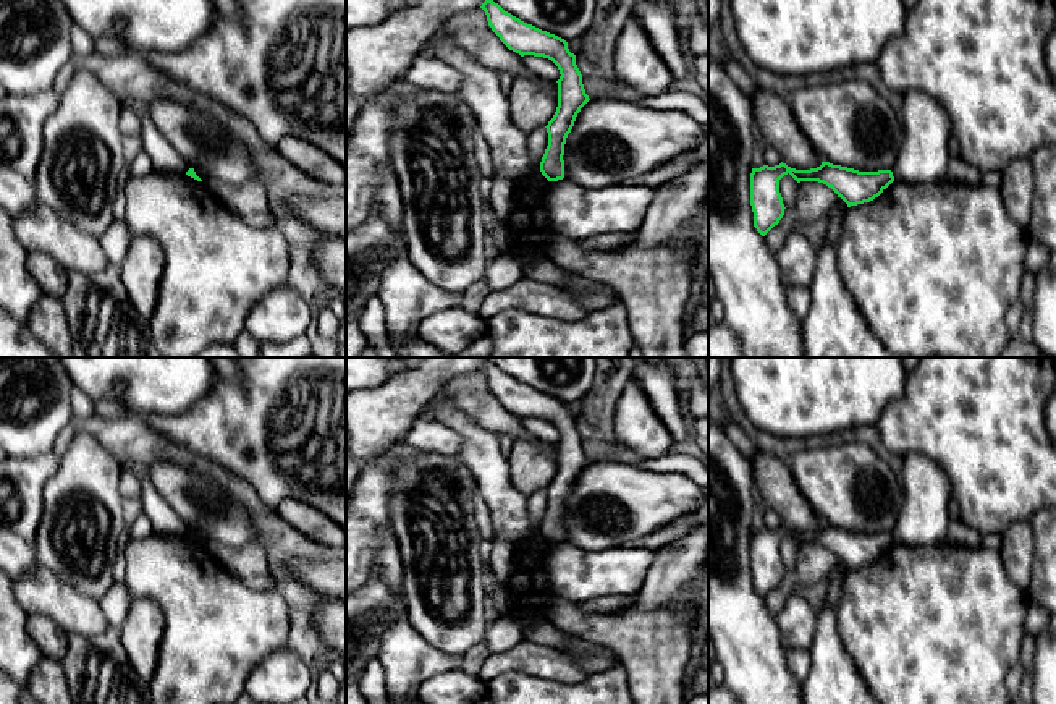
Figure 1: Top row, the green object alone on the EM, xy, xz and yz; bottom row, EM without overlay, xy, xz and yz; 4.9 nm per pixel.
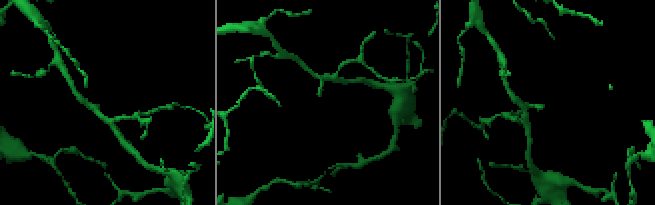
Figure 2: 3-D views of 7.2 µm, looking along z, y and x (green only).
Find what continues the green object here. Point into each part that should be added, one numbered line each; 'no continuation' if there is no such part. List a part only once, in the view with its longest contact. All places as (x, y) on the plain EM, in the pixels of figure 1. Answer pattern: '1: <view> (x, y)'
no continuation

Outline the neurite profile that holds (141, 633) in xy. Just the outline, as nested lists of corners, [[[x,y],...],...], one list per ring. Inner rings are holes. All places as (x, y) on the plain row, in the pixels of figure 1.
[[[133,597],[128,617],[120,628],[120,641],[136,675],[149,683],[158,660],[158,644],[165,618],[158,604],[147,597]]]

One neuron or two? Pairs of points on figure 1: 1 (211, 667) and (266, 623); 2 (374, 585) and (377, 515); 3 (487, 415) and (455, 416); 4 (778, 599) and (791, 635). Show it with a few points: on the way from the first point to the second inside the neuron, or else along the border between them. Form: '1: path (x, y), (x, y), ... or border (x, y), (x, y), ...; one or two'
1: path (223, 654), (253, 625); one
2: border (371, 573), (363, 586); two
3: border (430, 411), (440, 400), (448, 398), (497, 436); two
4: border (793, 591), (773, 617); two

